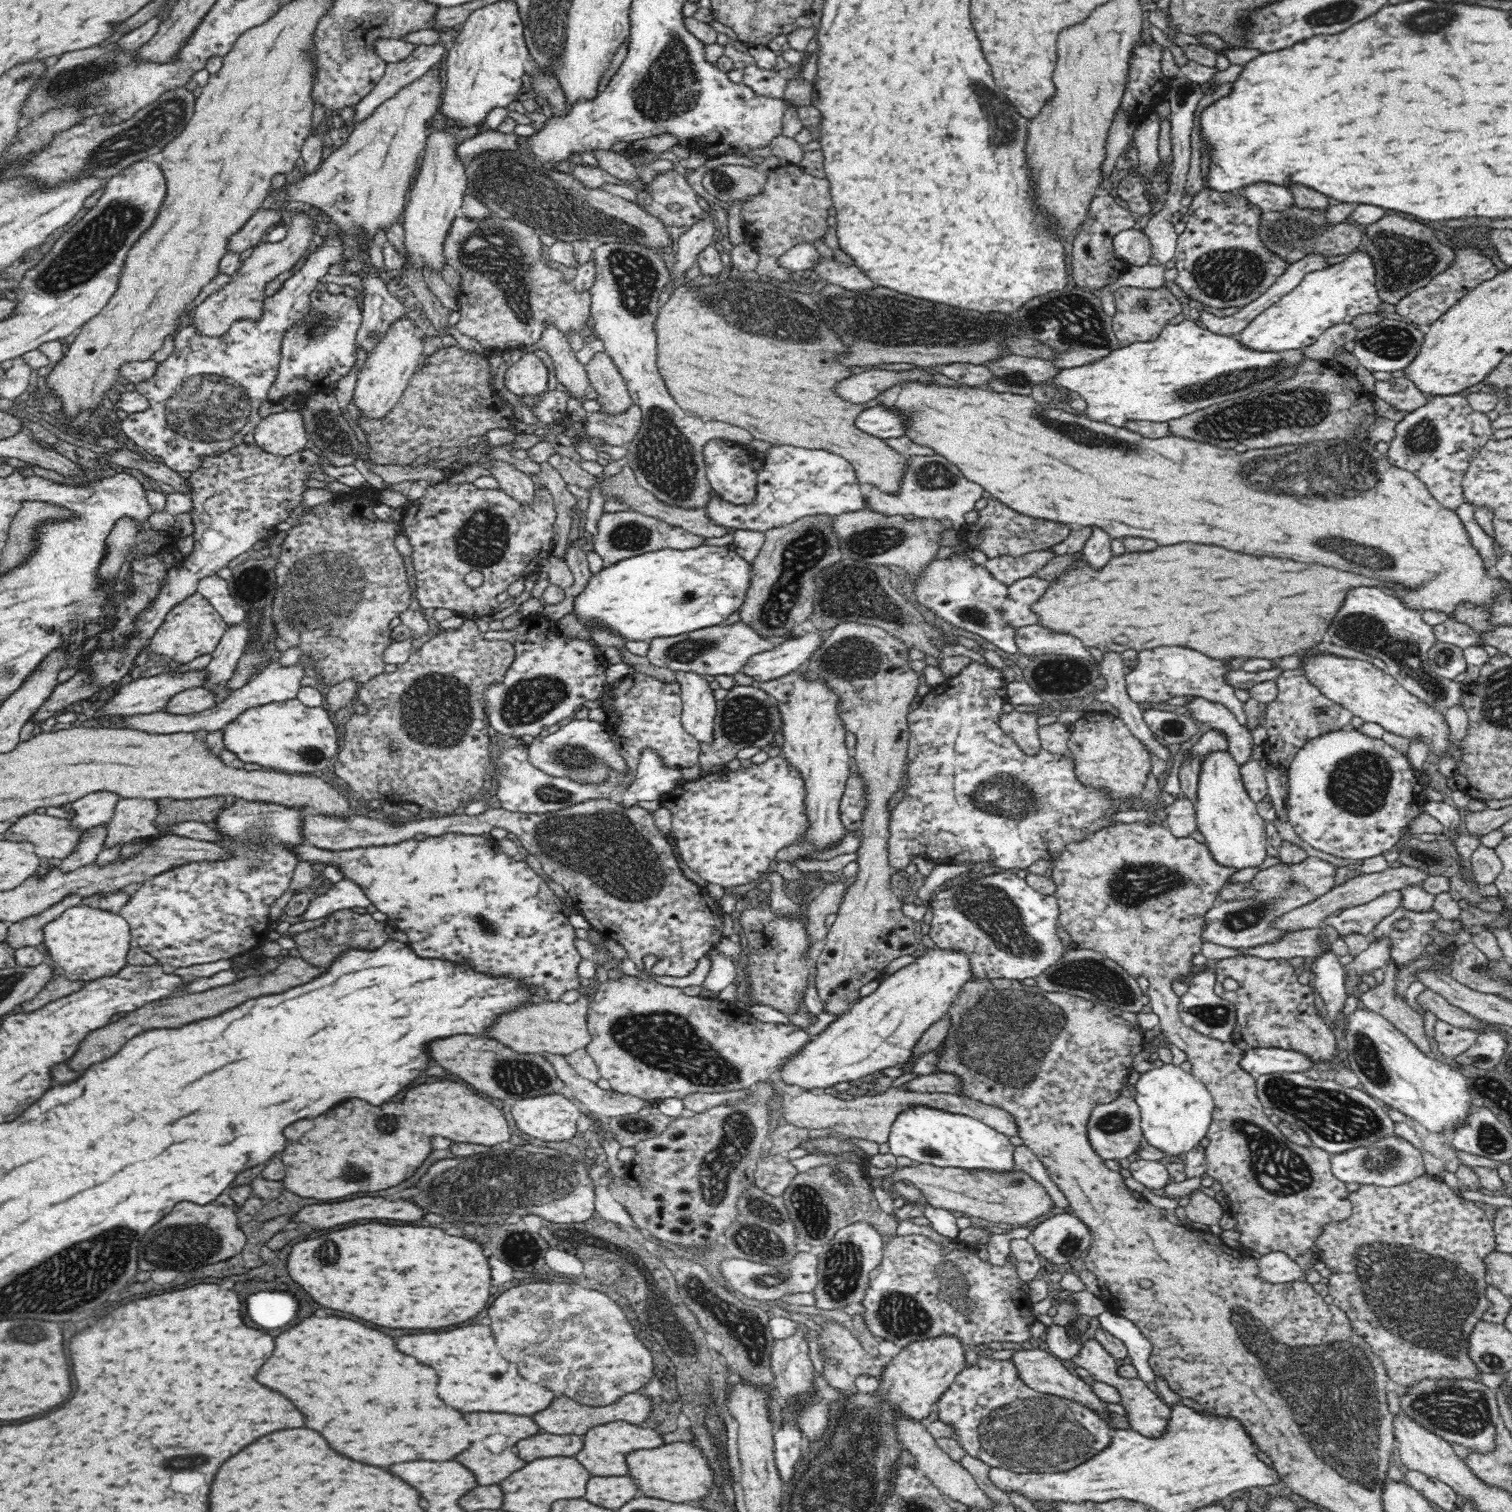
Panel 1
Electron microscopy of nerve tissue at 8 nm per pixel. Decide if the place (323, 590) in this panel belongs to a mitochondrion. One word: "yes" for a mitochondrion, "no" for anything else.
yes

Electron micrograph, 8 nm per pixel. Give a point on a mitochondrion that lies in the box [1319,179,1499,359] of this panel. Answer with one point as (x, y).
(1404, 261)

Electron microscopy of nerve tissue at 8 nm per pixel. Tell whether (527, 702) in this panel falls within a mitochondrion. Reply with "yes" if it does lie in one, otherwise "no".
yes

